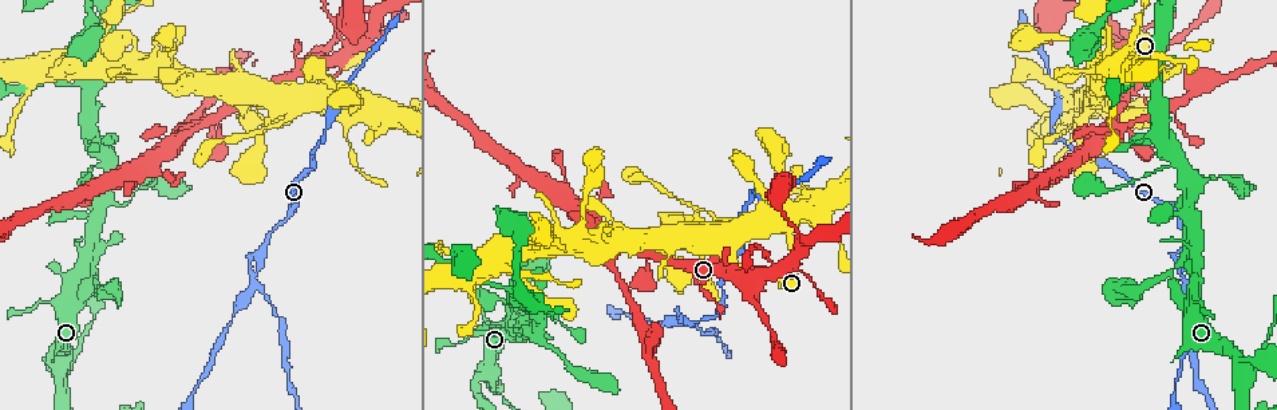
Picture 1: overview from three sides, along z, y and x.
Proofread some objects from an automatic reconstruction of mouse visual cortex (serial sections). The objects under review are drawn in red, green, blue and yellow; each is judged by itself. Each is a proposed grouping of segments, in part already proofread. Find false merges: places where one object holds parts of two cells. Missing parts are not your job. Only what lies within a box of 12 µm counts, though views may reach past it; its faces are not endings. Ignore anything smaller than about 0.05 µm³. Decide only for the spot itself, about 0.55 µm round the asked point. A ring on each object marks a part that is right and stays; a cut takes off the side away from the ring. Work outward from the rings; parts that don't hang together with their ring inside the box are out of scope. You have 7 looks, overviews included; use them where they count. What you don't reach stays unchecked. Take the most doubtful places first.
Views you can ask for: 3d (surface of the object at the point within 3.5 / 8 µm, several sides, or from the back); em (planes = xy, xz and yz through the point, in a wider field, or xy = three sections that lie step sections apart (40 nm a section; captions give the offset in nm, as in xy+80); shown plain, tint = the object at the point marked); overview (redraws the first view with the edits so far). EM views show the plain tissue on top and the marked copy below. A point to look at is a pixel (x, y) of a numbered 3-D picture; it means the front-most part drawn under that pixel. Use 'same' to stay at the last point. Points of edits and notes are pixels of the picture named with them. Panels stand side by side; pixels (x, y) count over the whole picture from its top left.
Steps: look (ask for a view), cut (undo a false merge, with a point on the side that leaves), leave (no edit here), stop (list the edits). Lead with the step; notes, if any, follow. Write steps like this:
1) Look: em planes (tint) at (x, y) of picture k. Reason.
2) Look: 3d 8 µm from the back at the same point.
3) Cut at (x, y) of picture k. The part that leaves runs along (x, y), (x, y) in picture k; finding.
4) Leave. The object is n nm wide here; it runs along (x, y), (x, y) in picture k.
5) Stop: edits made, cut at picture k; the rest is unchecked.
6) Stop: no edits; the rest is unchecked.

Look: 3d 3.5 µm at (253, 281) of picture 1. Side arm on a straight run.

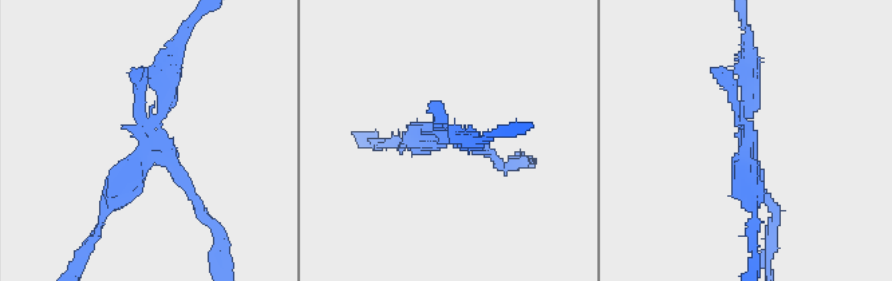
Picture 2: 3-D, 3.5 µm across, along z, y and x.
Look: em xy step 3 (tint) at (747, 141) of picture 2. 3 arms meet here; the arms are 150, 250, 300 nm wide; need the tissue.

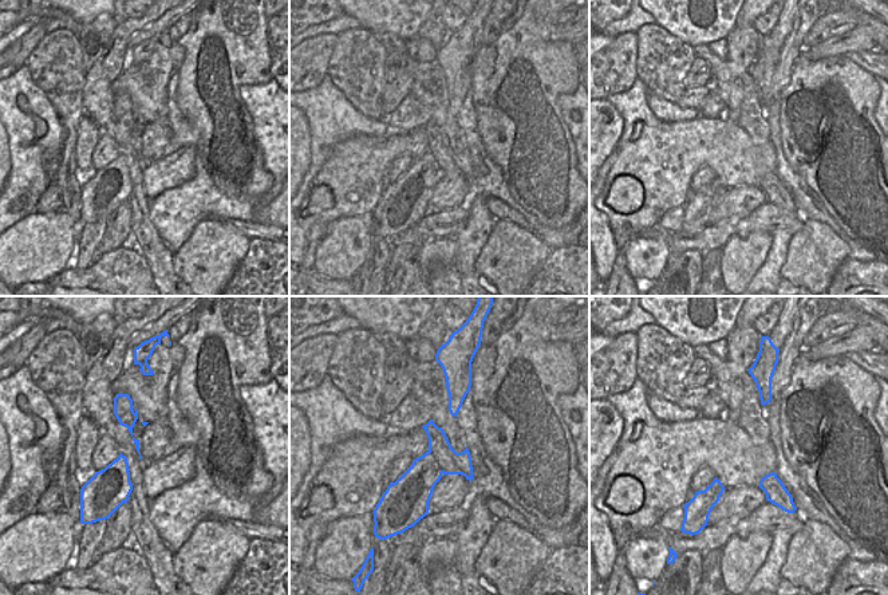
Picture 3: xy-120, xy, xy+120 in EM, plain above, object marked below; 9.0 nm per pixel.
Cut at (190, 193) of picture 2. A border runs along (429, 450), (442, 472) in picture 3; two cells meet here.

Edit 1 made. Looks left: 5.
Look: overview.

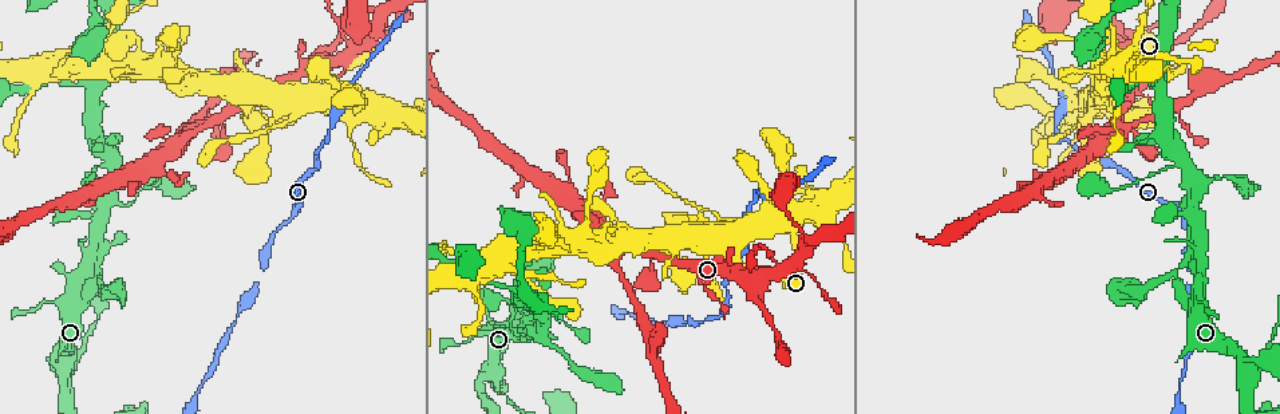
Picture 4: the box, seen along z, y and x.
Look: 3d 3.5 µm at (356, 49) of picture 4. Looks like a crossing.

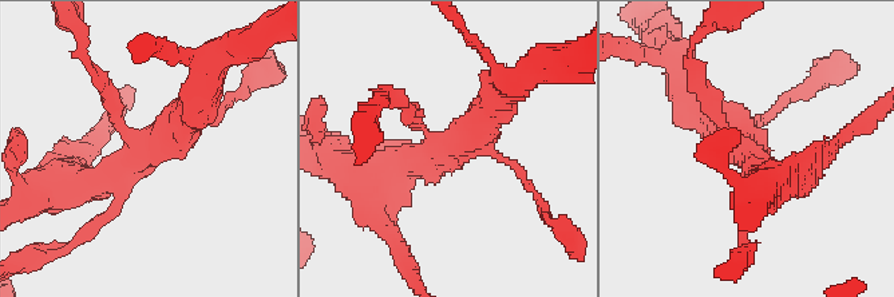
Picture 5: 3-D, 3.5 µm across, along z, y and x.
Look: em xy step 2 (tint) at (747, 154) of picture 5. 4 arms meet here; the arms are 150, 200, 450, 450 nm wide; need the tissue.

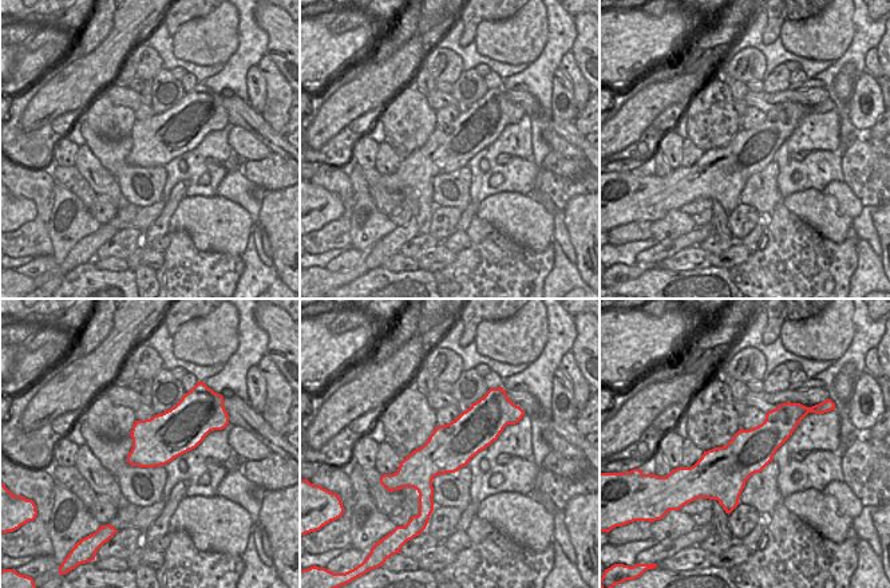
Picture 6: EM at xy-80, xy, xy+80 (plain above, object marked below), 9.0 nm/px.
Leave. It runs along (64, 185), (118, 173), (196, 107) in picture 5; all the same cell.

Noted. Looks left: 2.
Stop: edits made, cut at picture 2; the rest is unchecked.

